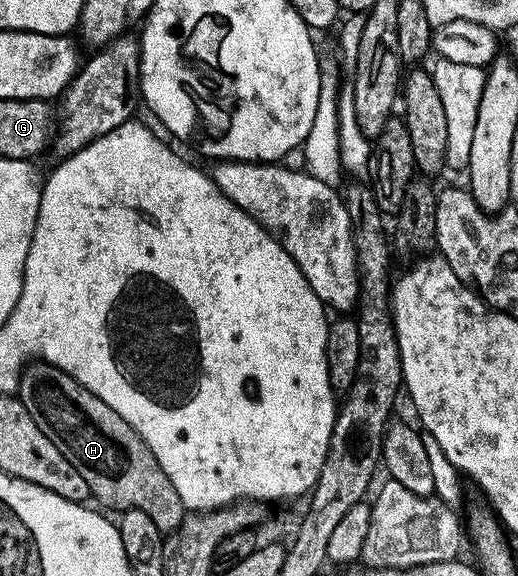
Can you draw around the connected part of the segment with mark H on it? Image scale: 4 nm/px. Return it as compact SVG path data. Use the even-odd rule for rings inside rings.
M30 363L23 368L16 396L24 403L28 415L32 415L32 423L36 423L36 427L40 427L40 431L44 431L44 435L48 435L48 439L56 443L60 455L64 455L64 459L68 459L68 463L72 463L72 467L76 467L76 471L84 475L84 483L88 483L90 496L95 502L99 501L99 506L107 505L102 506L107 510L144 511L144 515L148 515L148 519L156 523L163 535L176 532L188 515L186 504L182 502L180 495L176 495L172 479L164 475L160 463L156 463L156 455L152 455L144 439L140 439L138 432L128 423L124 423L124 419L120 419L120 415L116 415L116 411L112 411L112 407L108 407L104 399L92 395L92 391L84 388L75 377L68 375L63 369L45 363Z

